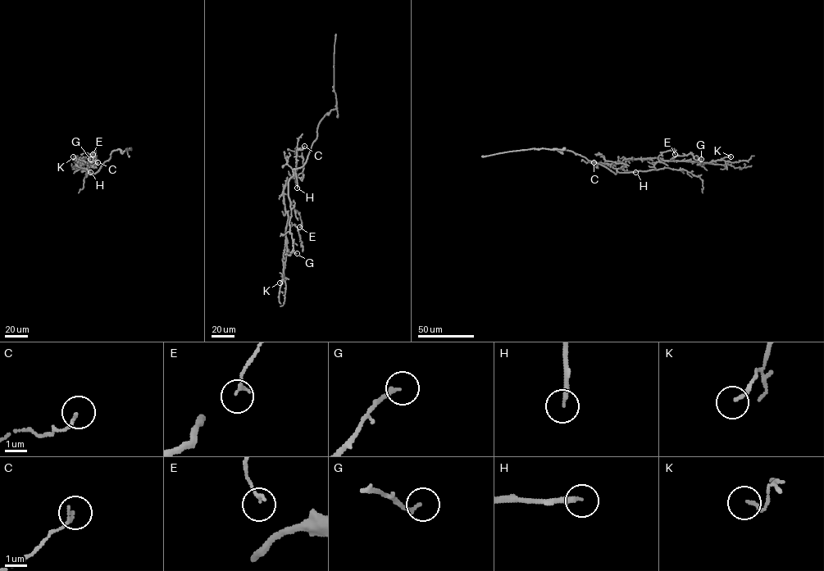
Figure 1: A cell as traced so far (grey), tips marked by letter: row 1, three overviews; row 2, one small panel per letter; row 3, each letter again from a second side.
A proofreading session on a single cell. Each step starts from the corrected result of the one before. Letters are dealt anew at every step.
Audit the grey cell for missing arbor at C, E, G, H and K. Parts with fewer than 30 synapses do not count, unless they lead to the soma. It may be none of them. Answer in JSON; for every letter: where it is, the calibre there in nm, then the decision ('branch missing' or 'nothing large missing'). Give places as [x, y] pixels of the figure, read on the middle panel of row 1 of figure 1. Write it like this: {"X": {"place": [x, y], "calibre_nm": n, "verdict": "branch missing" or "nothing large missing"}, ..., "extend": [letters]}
{"C": {"place": [304, 146], "calibre_nm": 130, "verdict": "nothing large missing"}, "E": {"place": [299, 227], "calibre_nm": 130, "verdict": "nothing large missing"}, "G": {"place": [297, 253], "calibre_nm": 180, "verdict": "nothing large missing"}, "H": {"place": [297, 188], "calibre_nm": 200, "verdict": "branch missing"}, "K": {"place": [279, 283], "calibre_nm": 160, "verdict": "nothing large missing"}, "extend": ["H"]}

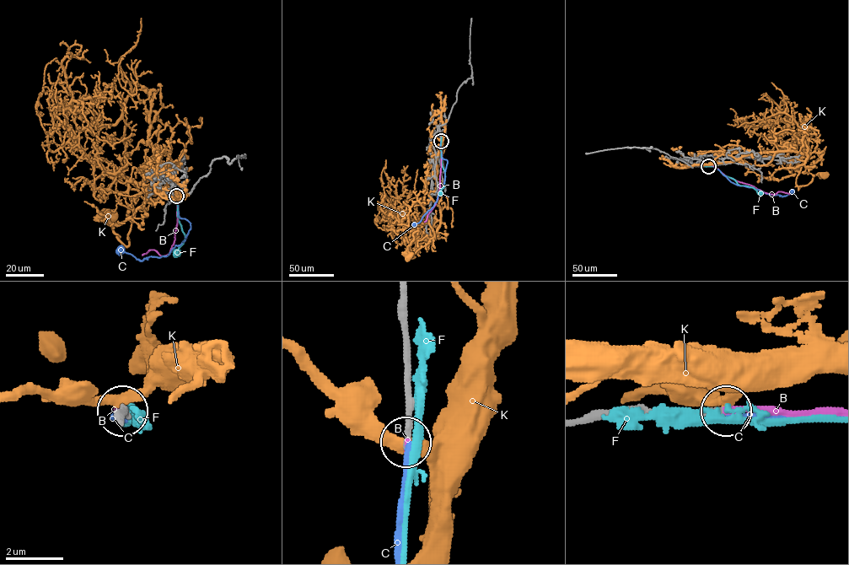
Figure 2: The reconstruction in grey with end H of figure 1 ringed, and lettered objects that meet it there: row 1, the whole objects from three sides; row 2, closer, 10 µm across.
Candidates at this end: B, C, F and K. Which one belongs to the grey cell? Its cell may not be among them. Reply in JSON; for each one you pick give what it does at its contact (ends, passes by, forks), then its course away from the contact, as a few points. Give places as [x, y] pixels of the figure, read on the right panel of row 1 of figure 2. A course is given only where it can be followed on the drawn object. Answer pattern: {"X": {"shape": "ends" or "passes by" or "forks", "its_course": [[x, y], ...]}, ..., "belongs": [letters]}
{"B": {"shape": "ends", "its_course": [[708, 166], [714, 166], [727, 176], [766, 193], [774, 194], [781, 191], [789, 194]]}, "belongs": ["B"]}

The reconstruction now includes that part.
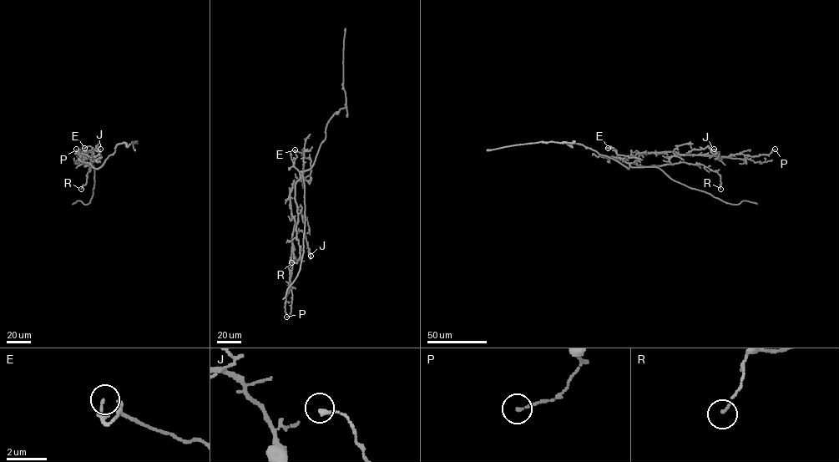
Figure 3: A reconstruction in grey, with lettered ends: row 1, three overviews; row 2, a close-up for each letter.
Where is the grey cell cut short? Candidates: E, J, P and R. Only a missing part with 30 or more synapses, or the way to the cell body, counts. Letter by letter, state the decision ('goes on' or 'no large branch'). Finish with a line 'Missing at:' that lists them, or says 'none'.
E: no large branch
J: no large branch
P: no large branch
R: no large branch
Missing at: none

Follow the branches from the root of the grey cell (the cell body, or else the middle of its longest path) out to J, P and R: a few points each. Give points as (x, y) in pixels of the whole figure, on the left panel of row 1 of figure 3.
J: (96, 169), (89, 163), (90, 157), (79, 152), (84, 154), (98, 147), (99, 154), (100, 149)
P: (96, 169), (89, 163), (90, 157), (80, 152), (84, 154), (82, 156), (80, 150), (76, 149)
R: (96, 169), (89, 163), (84, 166), (88, 164), (85, 163), (89, 170), (86, 183), (81, 189)

